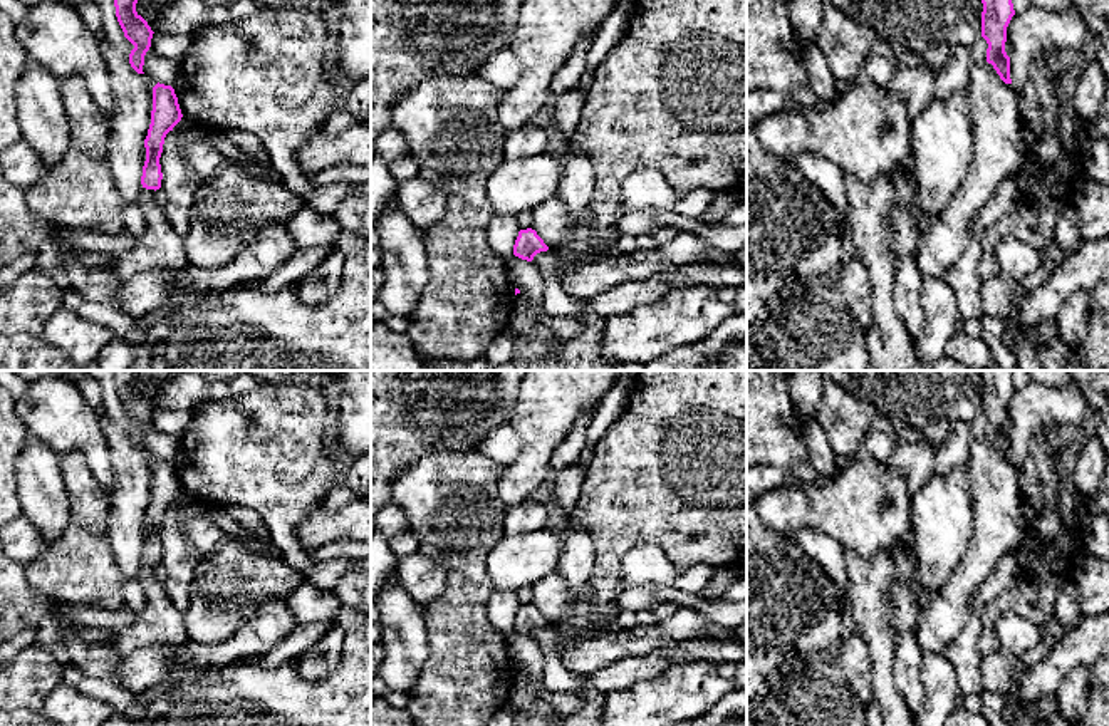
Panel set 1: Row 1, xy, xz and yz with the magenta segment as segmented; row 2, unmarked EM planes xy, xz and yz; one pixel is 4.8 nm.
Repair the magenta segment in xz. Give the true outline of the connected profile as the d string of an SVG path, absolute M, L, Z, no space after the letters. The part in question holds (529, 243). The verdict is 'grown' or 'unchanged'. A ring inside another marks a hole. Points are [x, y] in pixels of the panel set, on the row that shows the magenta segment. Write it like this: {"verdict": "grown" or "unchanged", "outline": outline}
{"verdict": "unchanged", "outline": "M527 228L518 231L518 236L513 245L515 257L532 262L537 253L547 250L549 246L544 243L544 240L537 235L535 230Z"}

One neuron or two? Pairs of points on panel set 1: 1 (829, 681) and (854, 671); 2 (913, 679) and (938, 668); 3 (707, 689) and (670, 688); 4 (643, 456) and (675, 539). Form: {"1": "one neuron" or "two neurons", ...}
{"1": "two neurons", "2": "two neurons", "3": "one neuron", "4": "one neuron"}

